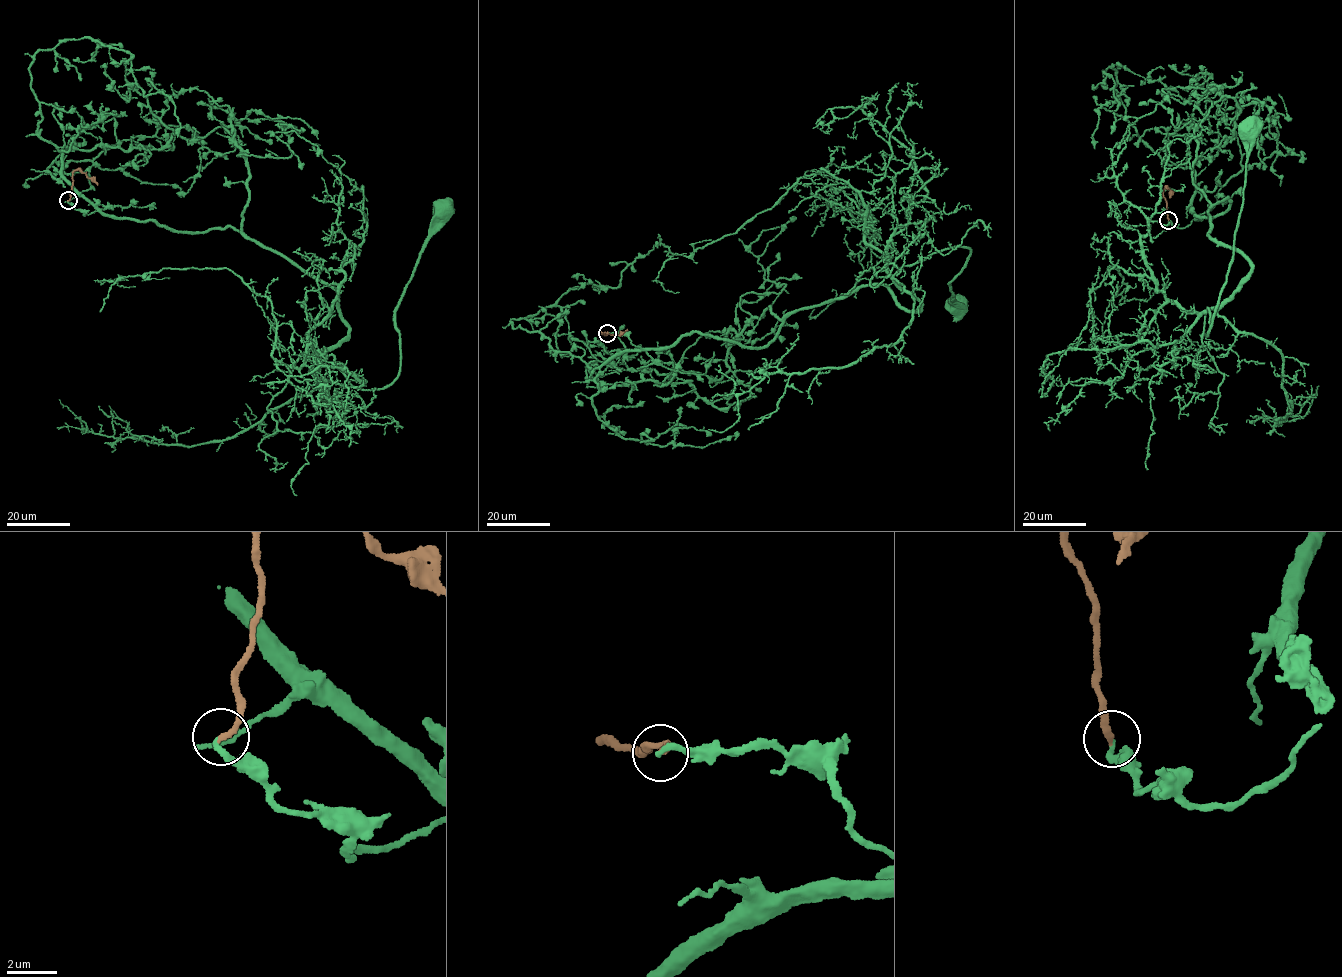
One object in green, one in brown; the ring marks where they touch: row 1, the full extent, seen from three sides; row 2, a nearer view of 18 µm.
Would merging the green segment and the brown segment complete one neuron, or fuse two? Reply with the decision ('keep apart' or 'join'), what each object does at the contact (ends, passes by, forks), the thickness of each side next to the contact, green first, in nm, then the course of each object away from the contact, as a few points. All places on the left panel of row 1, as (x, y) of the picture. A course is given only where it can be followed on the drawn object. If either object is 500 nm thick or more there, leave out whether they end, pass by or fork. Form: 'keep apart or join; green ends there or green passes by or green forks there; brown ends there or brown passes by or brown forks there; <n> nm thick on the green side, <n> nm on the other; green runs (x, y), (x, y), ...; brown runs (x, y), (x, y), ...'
join; green ends there; brown ends there; 220 nm thick on the green side, 260 nm on the other; green runs (68, 200), (281, 253), (335, 288), (349, 327), (315, 359), (378, 390), (442, 208); brown runs (68, 200), (74, 171), (81, 170), (97, 185)

